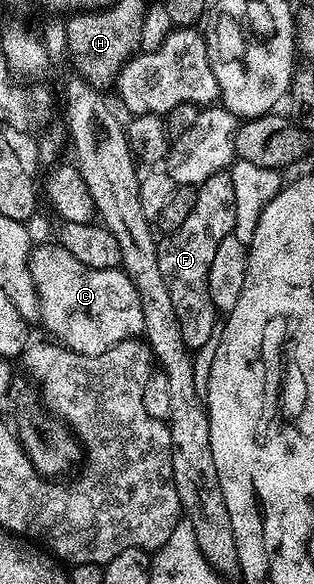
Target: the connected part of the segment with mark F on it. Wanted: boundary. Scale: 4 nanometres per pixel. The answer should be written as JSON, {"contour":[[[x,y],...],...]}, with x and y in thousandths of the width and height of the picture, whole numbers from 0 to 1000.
{"contour":[[[729,295],[675,300],[675,307],[627,318],[627,327],[611,368],[599,368],[599,377],[503,423],[510,471],[522,471],[535,505],[548,505],[548,526],[561,526],[561,546],[573,546],[580,579],[608,601],[650,594],[650,587],[662,587],[662,574],[697,562],[701,538],[675,519],[662,467],[688,438],[688,423],[701,423],[717,406],[742,401],[752,382],[752,339]]]}

